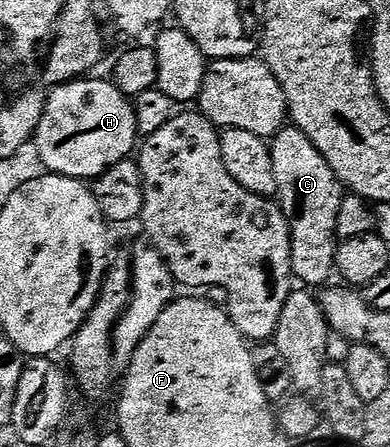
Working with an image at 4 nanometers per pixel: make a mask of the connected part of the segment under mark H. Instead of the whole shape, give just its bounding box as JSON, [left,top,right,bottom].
[35,78,139,181]

